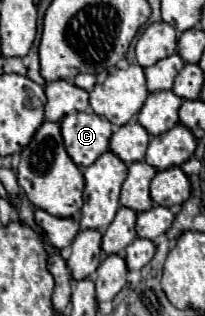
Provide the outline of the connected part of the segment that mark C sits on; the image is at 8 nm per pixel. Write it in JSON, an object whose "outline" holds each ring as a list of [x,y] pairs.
{"outline":[[[72,112],[60,120],[62,138],[66,152],[80,166],[90,166],[100,154],[108,150],[108,140],[112,136],[112,124],[96,114]]]}

